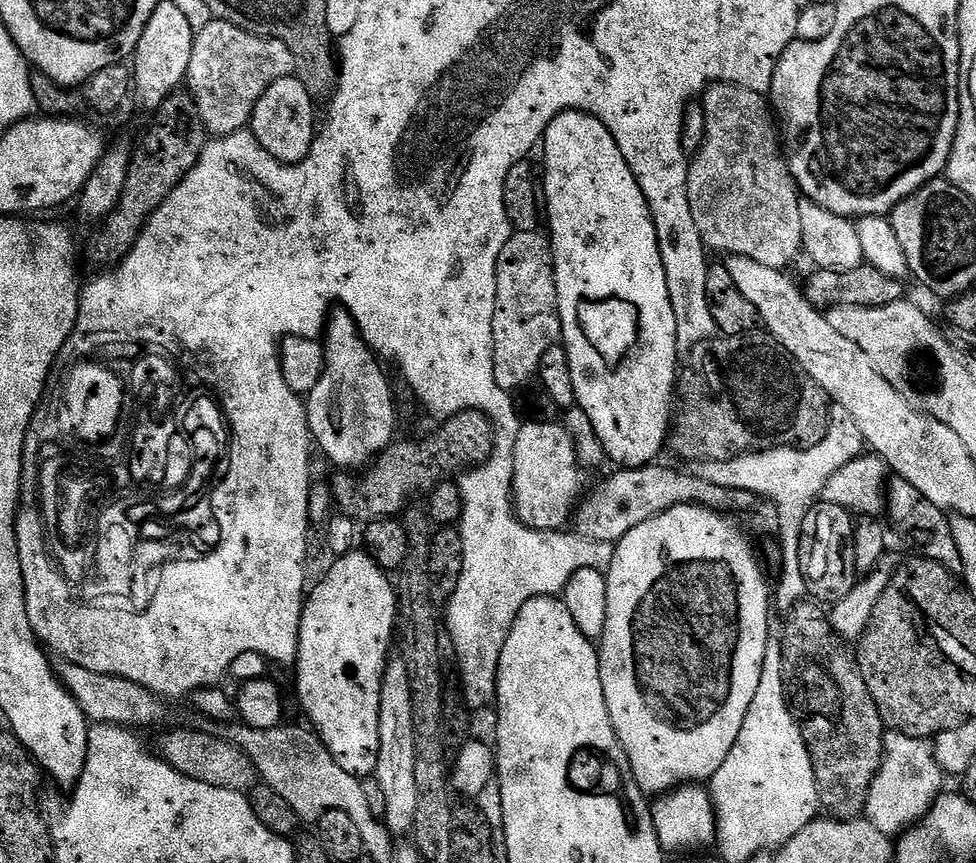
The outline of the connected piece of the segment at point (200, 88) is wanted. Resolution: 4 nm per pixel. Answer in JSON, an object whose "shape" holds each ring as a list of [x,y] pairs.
{"shape":[[[212,18],[207,21],[204,29],[195,33],[186,88],[196,102],[196,109],[200,111],[200,120],[205,129],[213,137],[219,138],[247,129],[252,112],[256,109],[256,104],[262,98],[262,94],[266,94],[266,90],[274,82],[293,75],[297,68],[294,54],[290,54],[290,50],[286,50],[286,46],[282,42],[256,36],[230,22]]]}

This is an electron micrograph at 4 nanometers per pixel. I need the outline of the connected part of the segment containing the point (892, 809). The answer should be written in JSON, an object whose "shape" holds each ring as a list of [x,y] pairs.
{"shape":[[[885,731],[884,758],[876,777],[863,801],[866,819],[882,834],[889,838],[896,838],[905,830],[924,819],[932,805],[940,799],[946,773],[941,770],[936,760],[933,745],[927,739],[919,740],[901,732]]]}

